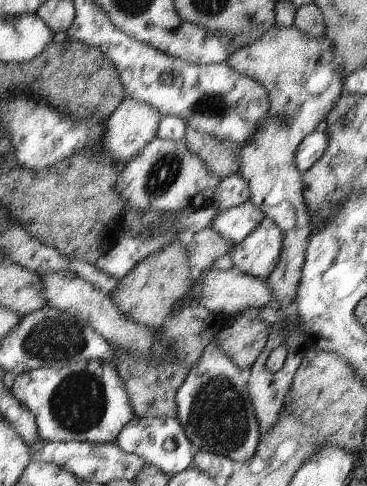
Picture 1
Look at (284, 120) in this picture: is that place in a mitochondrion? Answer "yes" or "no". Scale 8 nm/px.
yes

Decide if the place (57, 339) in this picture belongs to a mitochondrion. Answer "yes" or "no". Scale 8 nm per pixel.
yes

